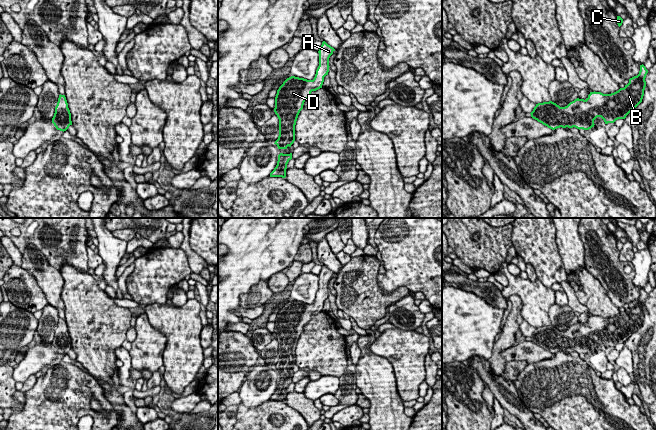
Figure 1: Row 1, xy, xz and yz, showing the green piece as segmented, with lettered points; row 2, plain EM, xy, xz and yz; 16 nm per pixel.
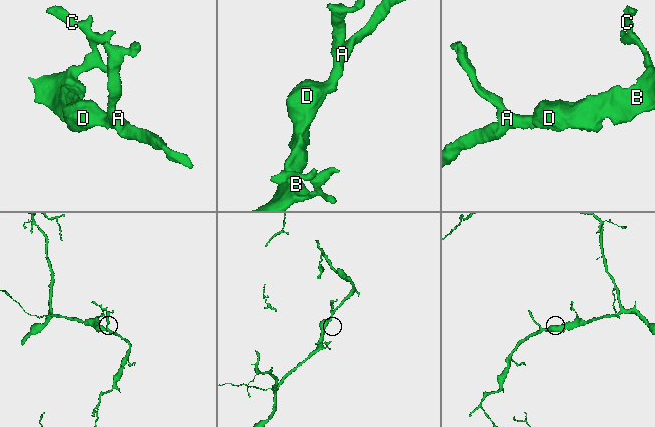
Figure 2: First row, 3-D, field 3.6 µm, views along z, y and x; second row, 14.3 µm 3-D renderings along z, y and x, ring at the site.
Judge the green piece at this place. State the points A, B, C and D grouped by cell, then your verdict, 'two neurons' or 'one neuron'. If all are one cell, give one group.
A B C D | one neuron

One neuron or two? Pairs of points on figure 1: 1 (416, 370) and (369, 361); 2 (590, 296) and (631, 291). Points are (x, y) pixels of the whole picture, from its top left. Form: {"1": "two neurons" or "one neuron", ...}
{"1": "two neurons", "2": "two neurons"}

